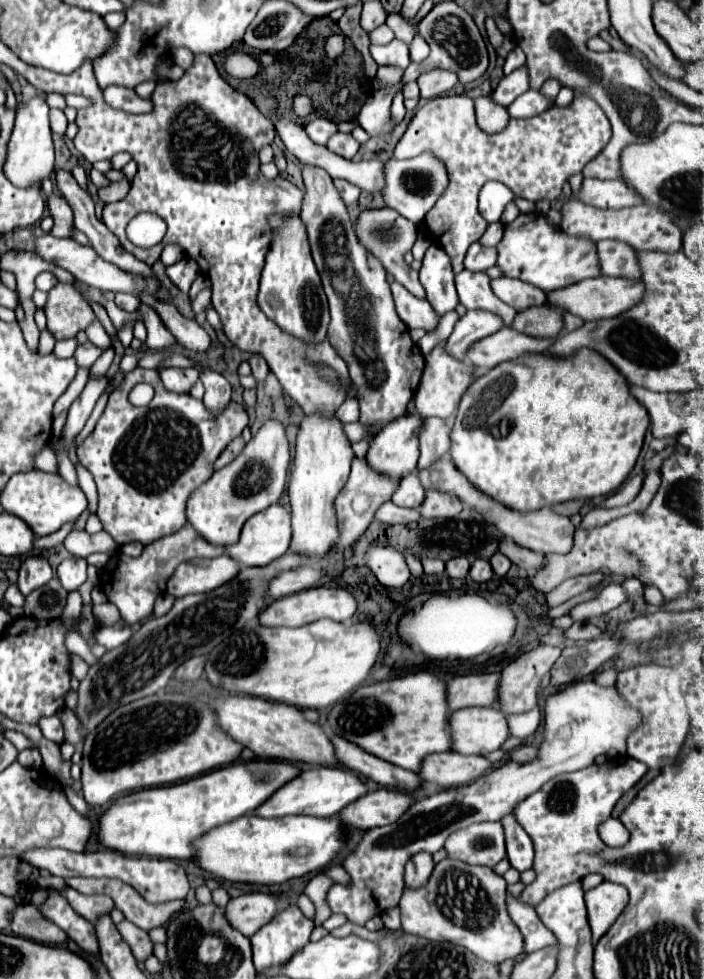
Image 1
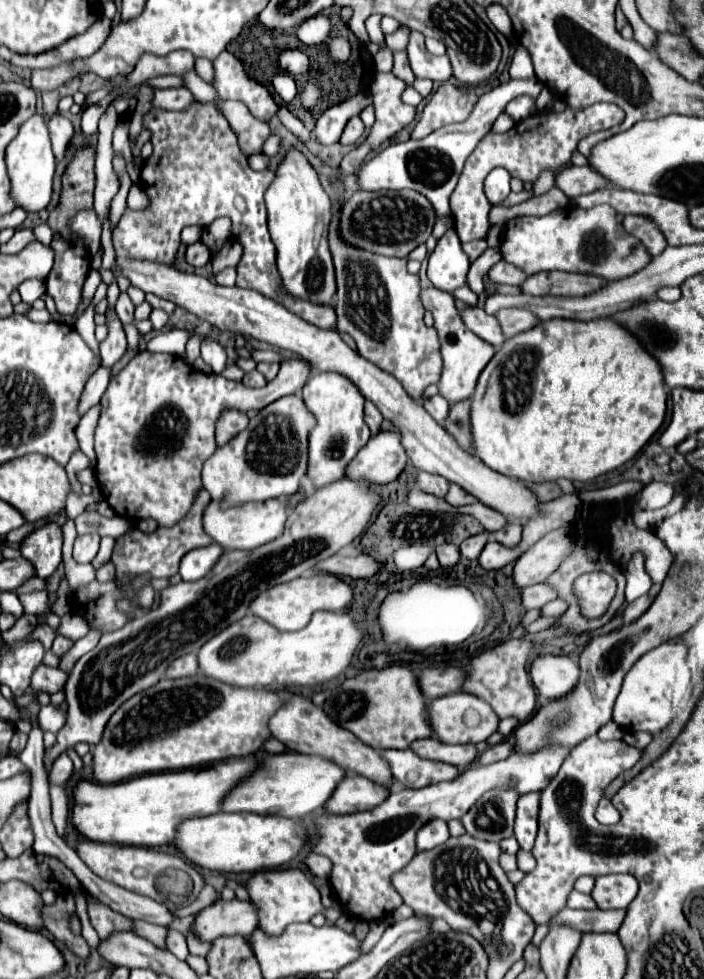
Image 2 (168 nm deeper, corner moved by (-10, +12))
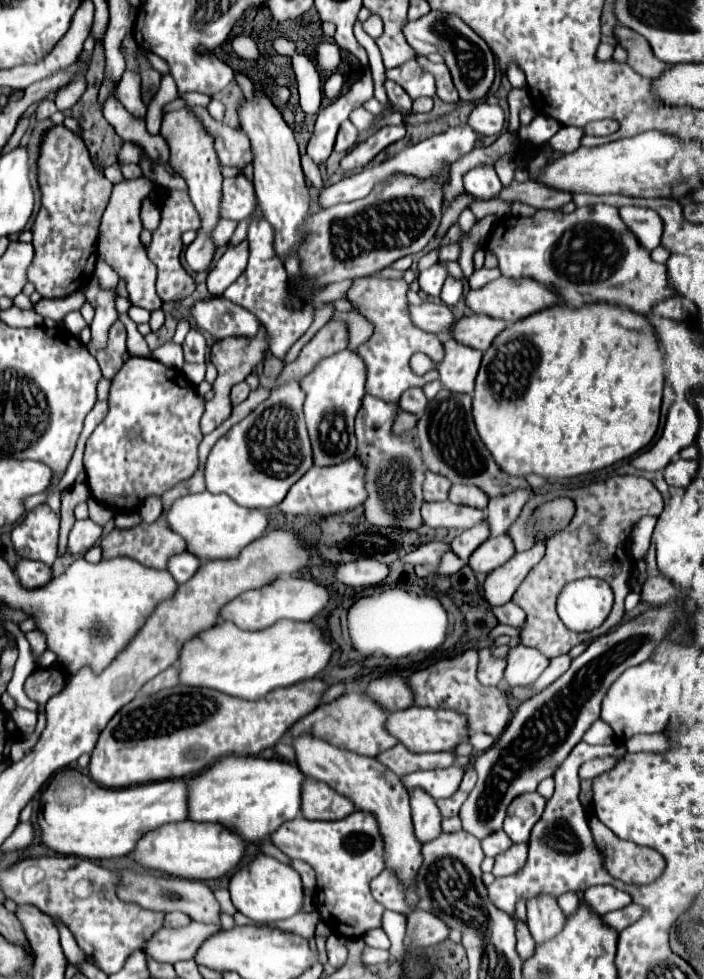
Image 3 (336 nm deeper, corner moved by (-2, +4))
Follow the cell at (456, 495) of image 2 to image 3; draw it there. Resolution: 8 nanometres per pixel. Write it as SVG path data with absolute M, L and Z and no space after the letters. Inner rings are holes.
M456 484L450 490L450 502L454 502L454 504L466 504L466 506L474 506L474 508L486 510L488 500L490 498L480 488L474 488L474 486Z

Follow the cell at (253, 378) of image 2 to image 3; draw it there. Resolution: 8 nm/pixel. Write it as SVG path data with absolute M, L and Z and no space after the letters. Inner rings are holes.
M246 382L236 384L236 386L232 388L232 404L236 406L236 404L244 402L244 400L248 398L248 394L250 394L250 388L248 388L248 384L246 384Z

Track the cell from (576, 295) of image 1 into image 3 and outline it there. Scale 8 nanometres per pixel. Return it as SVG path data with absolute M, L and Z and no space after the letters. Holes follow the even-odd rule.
M500 276L494 282L478 288L478 290L470 290L466 294L464 302L474 314L486 314L490 318L500 318L504 322L516 322L516 320L522 320L546 306L560 304L562 300L554 292L550 292L548 288L538 284L536 280L512 280L512 278Z

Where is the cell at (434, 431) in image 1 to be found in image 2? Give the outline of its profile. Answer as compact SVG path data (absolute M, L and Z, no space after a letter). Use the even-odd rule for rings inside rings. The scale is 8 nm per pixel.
M432 396L432 398L424 400L422 404L424 404L426 412L428 412L434 420L438 420L438 424L442 424L442 422L446 420L448 412L450 412L450 404L448 404L442 396Z

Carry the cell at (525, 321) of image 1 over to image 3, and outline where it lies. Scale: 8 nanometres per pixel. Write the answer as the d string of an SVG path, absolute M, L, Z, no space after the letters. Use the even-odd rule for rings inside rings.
M482 314L464 316L458 320L458 324L454 324L454 332L450 332L448 338L458 340L458 344L466 344L476 350L486 350L492 344L494 336L498 336L498 332L504 330L504 326L506 324L498 318Z

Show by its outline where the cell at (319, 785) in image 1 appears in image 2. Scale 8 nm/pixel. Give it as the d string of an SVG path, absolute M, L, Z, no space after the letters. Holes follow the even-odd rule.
M276 754L262 760L260 768L244 780L244 784L238 784L222 802L222 812L254 812L254 814L274 814L274 816L286 816L286 818L304 818L306 814L324 808L324 804L334 794L340 780L346 778L346 770L334 764L332 760L320 758L320 756L304 756L304 754Z

